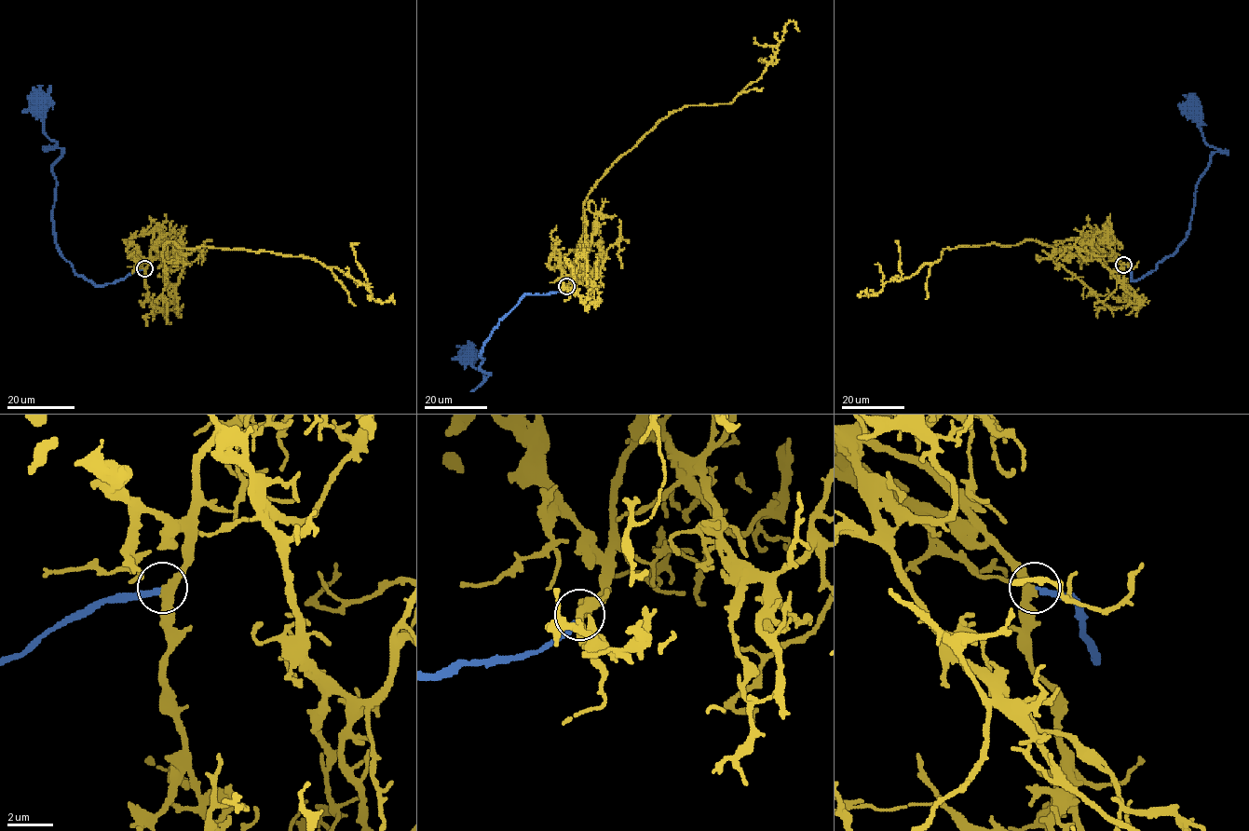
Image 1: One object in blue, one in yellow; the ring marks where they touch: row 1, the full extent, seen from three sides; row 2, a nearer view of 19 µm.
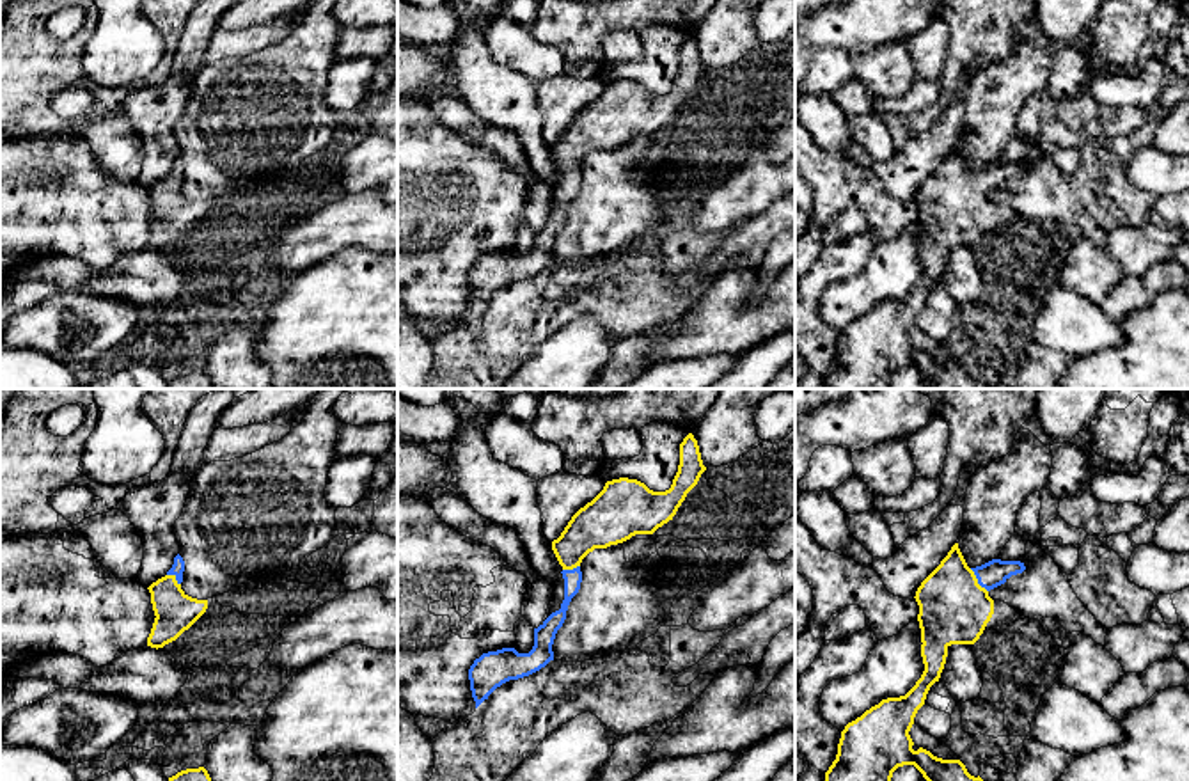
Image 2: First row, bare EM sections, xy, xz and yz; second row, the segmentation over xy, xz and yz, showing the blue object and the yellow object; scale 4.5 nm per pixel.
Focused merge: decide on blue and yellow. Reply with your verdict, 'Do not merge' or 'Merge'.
Merge

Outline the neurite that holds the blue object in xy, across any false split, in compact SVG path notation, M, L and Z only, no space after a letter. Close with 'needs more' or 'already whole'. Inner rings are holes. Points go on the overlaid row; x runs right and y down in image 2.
M177 554L165 577L147 589L154 611L154 623L147 637L147 646L163 648L188 630L208 609L208 600L188 596L181 589L185 561Z | needs more

